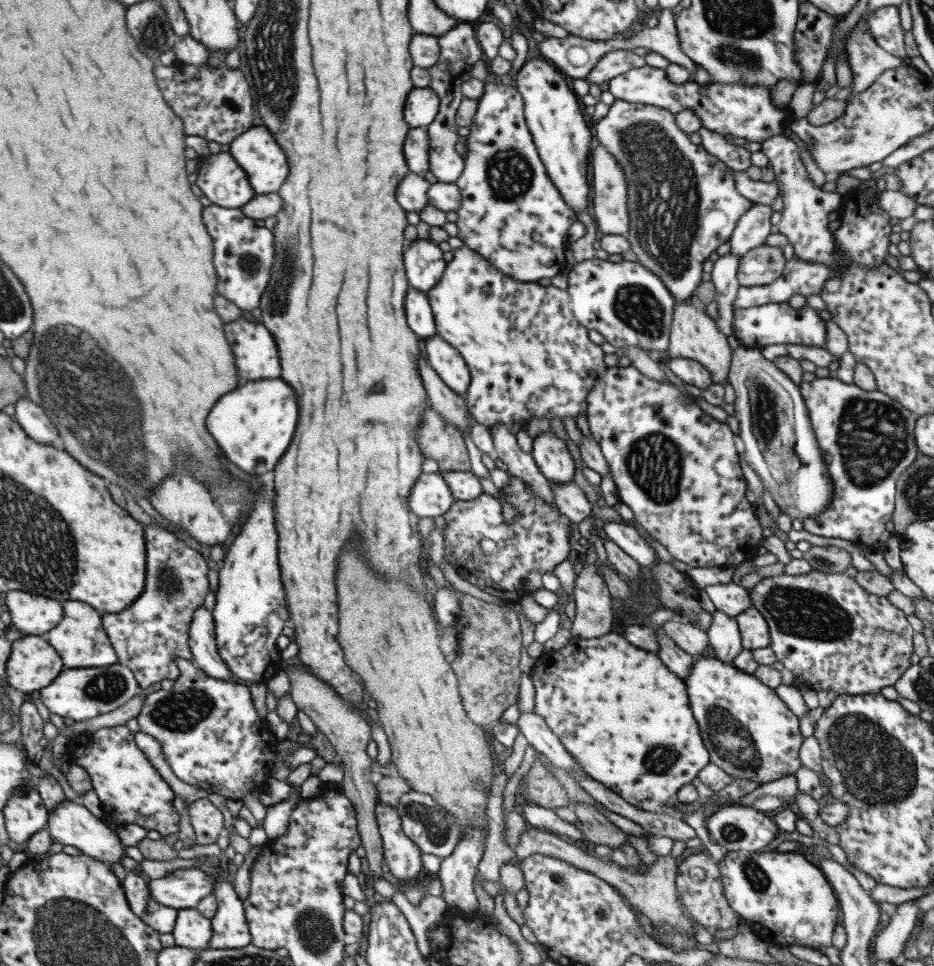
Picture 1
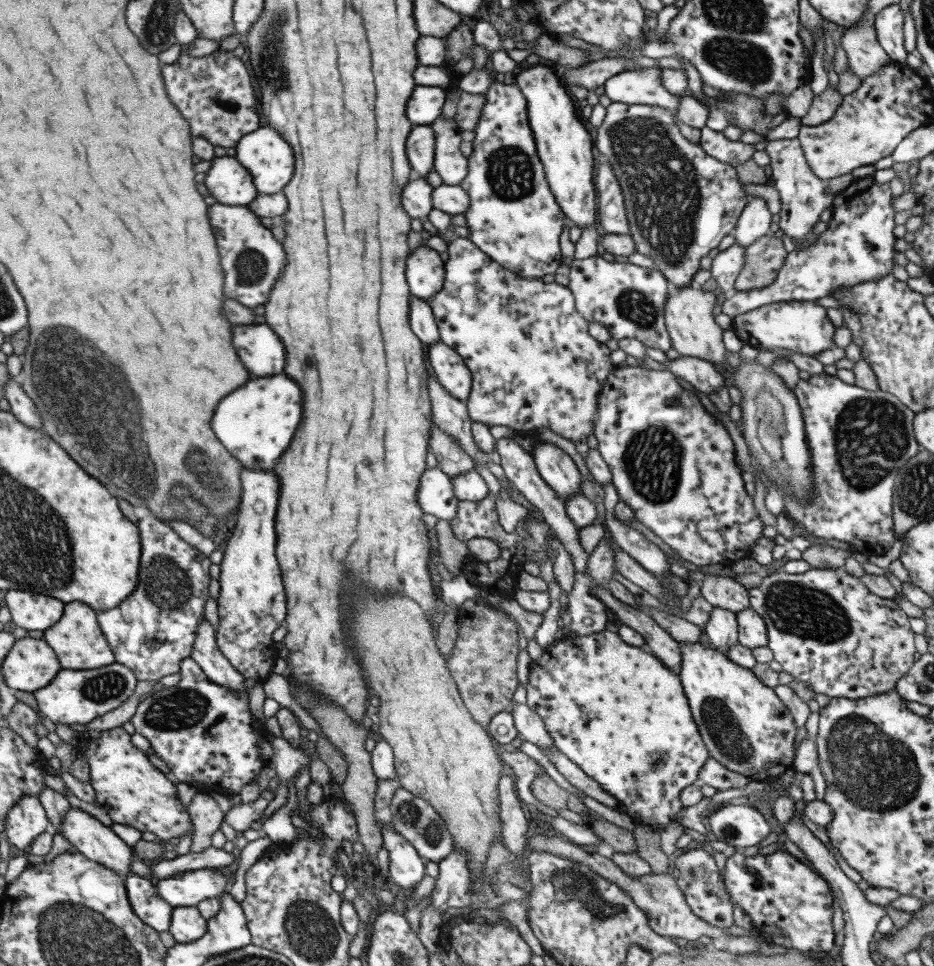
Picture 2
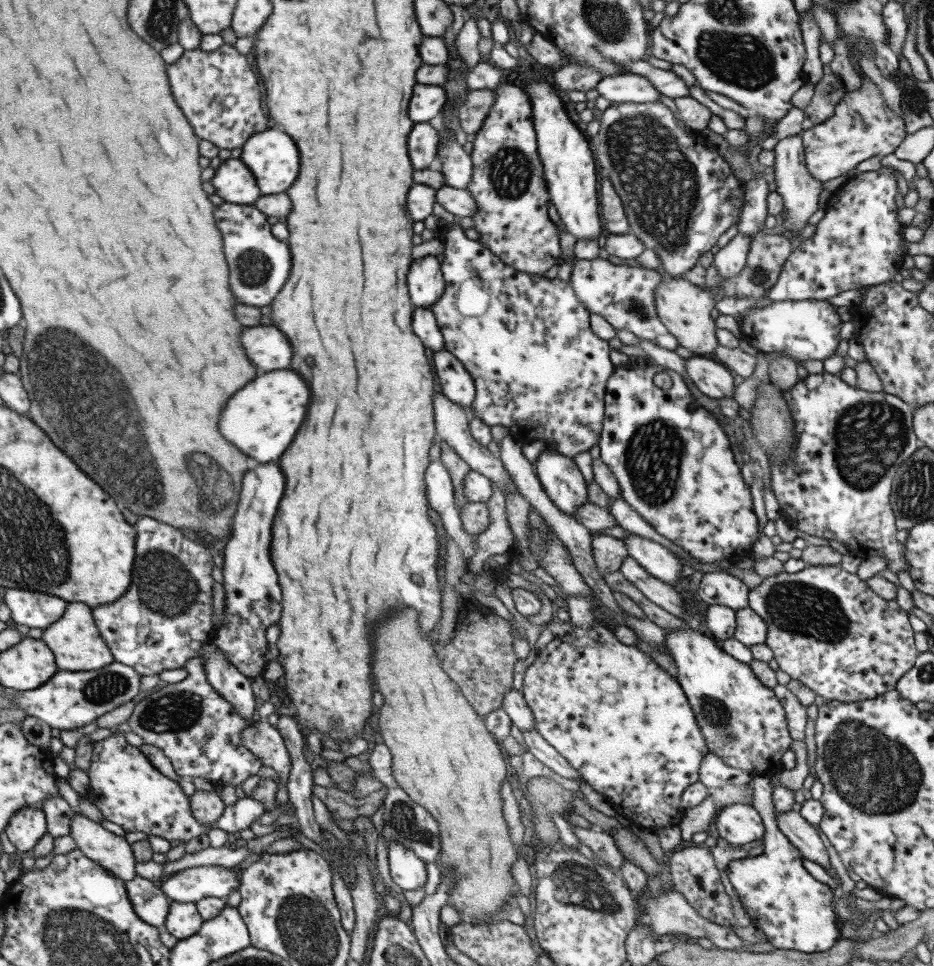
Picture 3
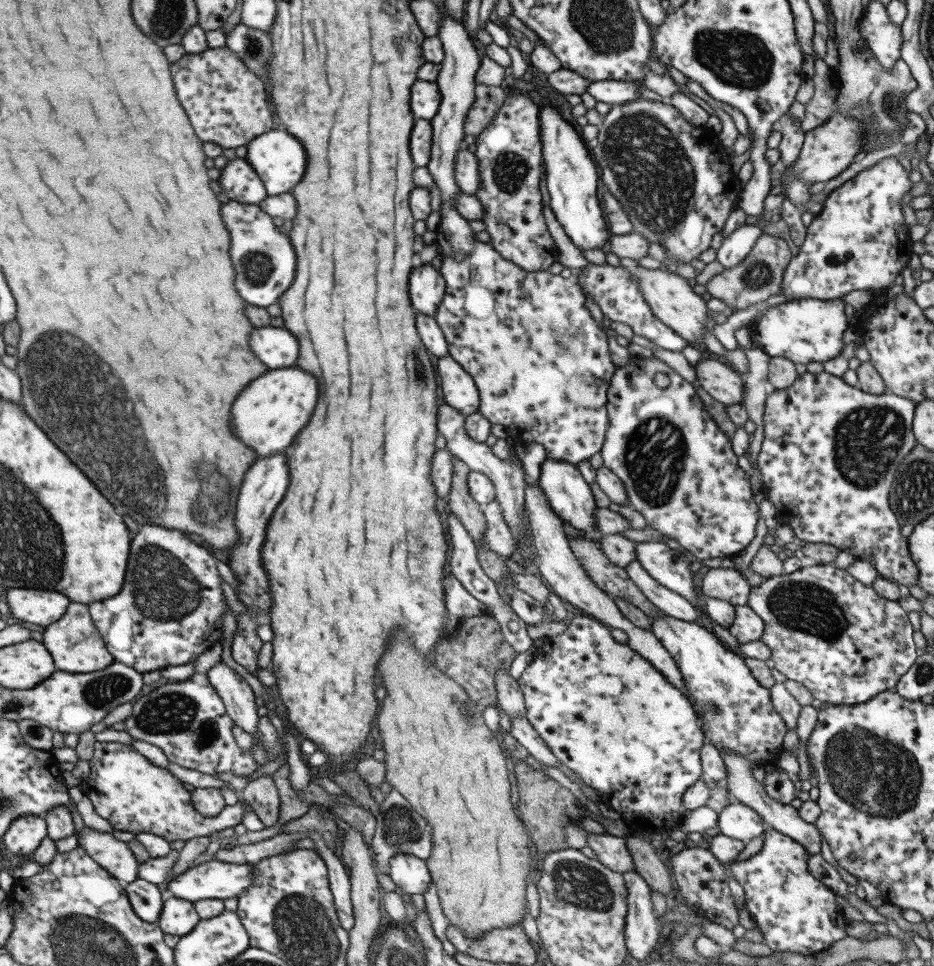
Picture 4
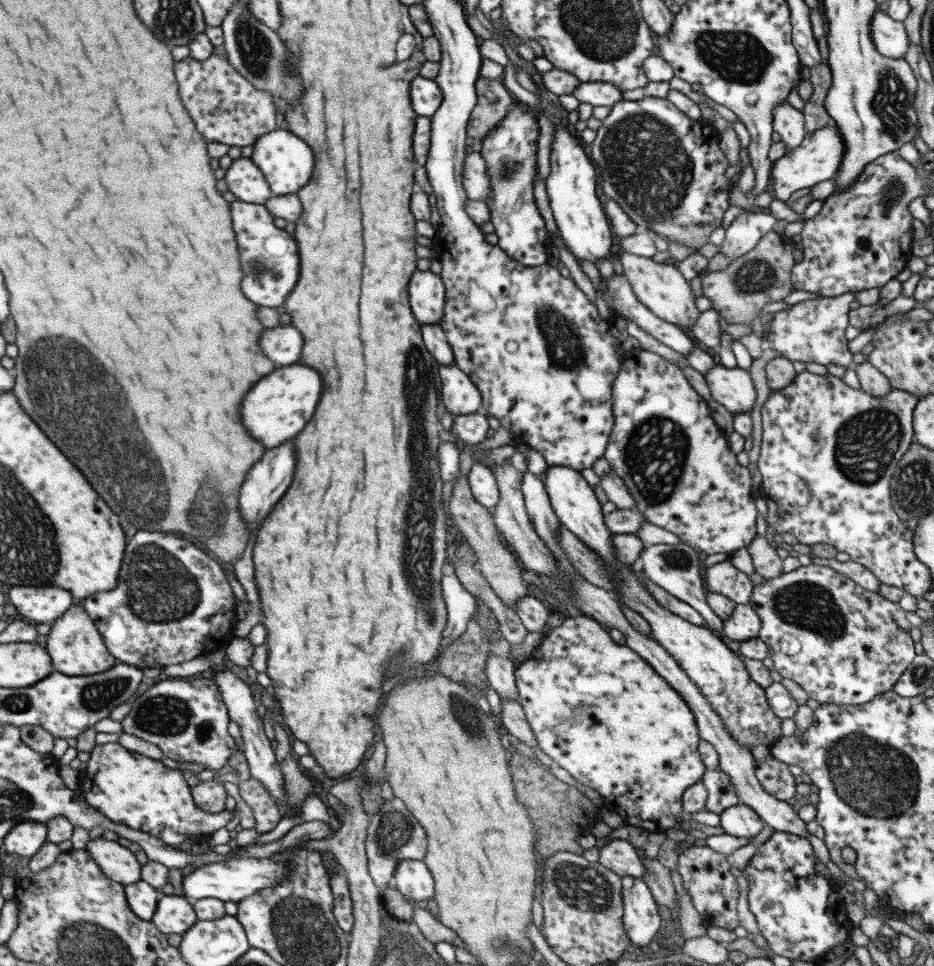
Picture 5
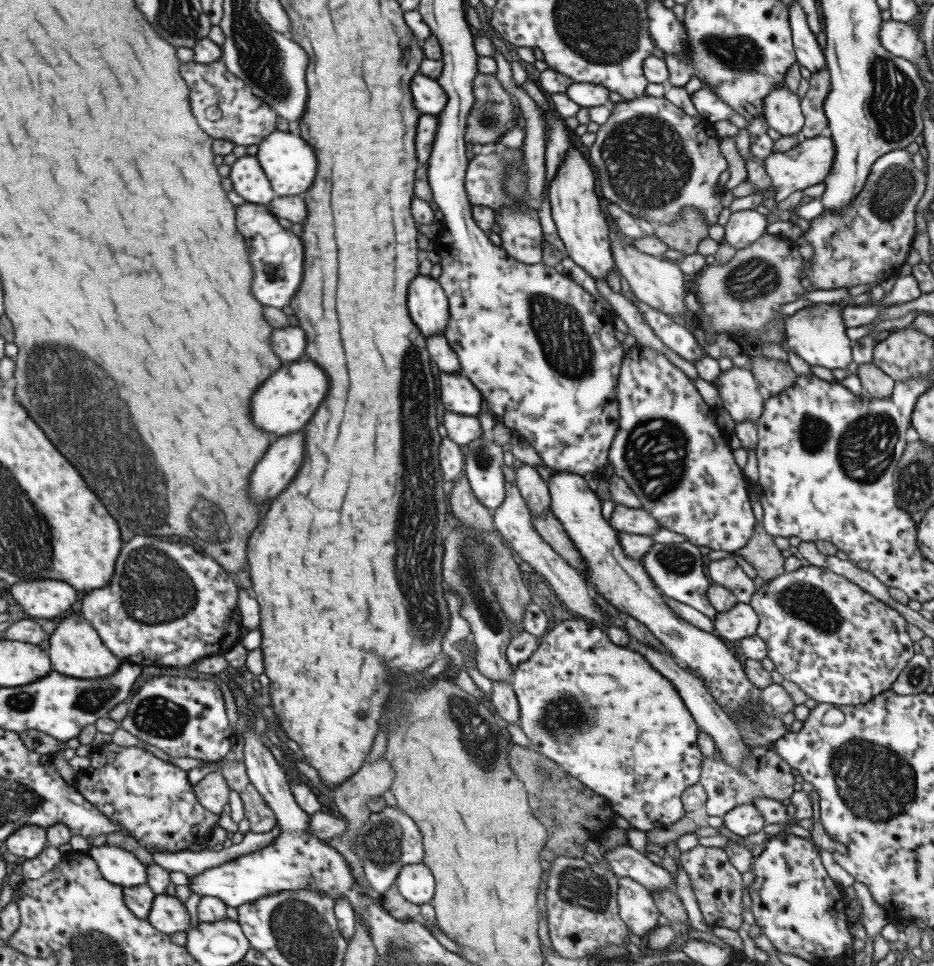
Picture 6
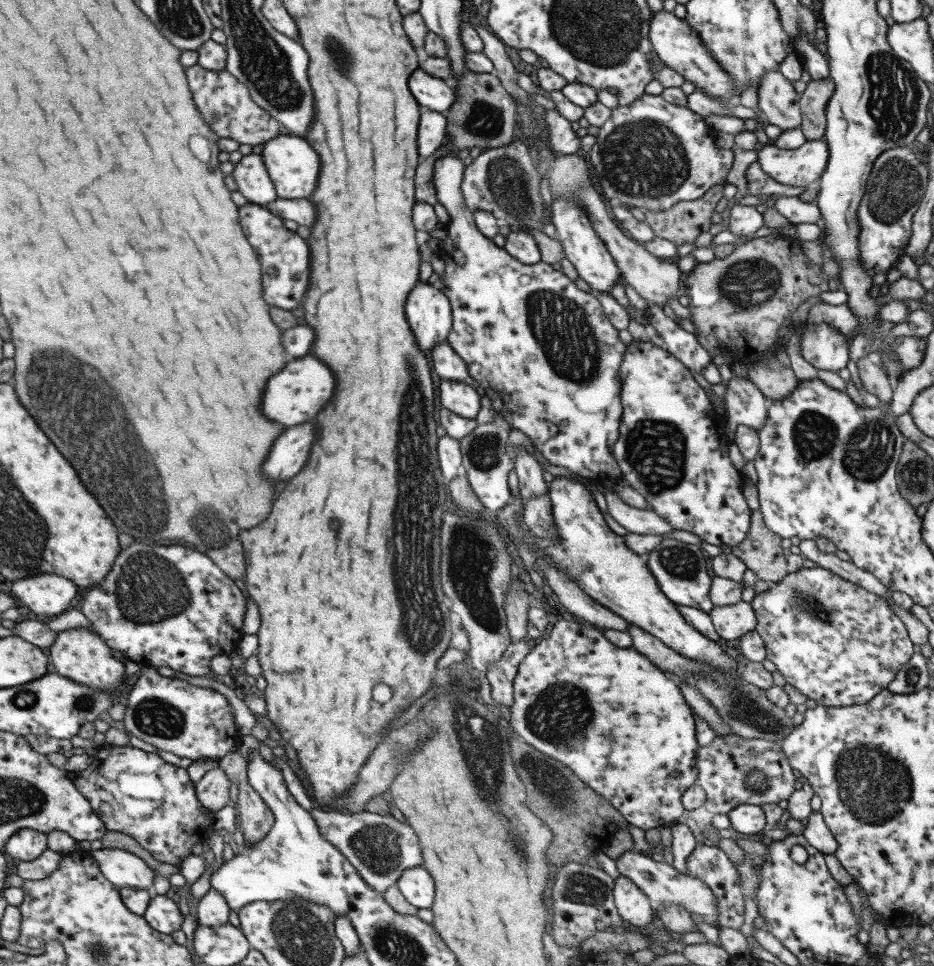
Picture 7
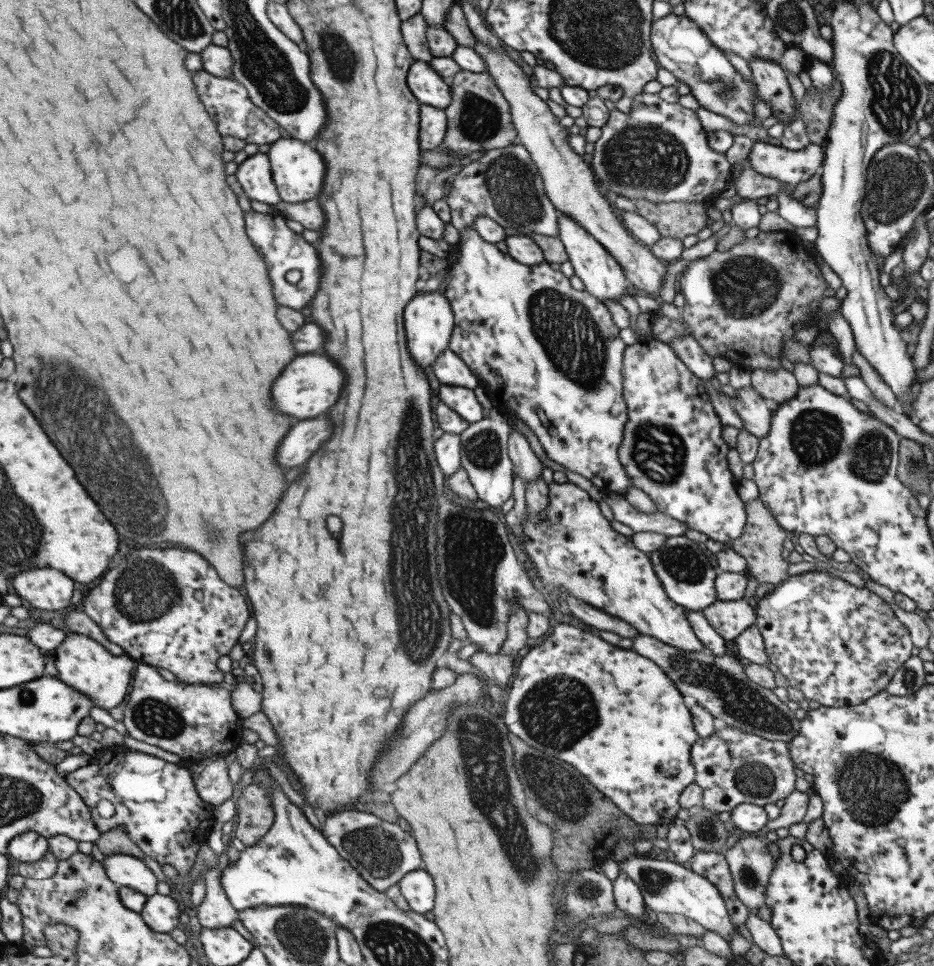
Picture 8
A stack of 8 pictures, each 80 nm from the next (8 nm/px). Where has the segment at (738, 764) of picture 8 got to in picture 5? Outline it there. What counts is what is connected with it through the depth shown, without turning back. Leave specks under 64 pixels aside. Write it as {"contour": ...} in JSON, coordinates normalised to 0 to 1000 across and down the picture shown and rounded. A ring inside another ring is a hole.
{"contour":[[[828,784],[815,788],[807,787],[807,802],[816,817],[832,828],[842,829],[849,825],[851,807],[839,789]],[[771,796],[756,797],[749,811],[756,818],[754,836],[760,842],[770,843],[773,839],[787,834],[790,826],[782,805]]]}

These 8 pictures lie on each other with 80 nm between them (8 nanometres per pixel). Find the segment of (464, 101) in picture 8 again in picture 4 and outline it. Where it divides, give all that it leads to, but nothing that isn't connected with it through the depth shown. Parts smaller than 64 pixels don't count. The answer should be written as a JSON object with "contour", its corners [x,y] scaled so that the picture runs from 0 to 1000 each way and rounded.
{"contour":[[[510,87],[505,109],[496,125],[497,139],[510,142],[526,126],[541,98],[542,93],[535,89]]]}

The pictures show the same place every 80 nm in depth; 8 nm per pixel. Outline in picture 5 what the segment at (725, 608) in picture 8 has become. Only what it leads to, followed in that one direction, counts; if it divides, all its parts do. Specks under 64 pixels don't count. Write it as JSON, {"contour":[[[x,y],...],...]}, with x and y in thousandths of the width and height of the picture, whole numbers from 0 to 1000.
{"contour":[[[788,625],[783,638],[773,645],[775,658],[791,666],[810,659],[814,651],[813,639],[801,625]]]}

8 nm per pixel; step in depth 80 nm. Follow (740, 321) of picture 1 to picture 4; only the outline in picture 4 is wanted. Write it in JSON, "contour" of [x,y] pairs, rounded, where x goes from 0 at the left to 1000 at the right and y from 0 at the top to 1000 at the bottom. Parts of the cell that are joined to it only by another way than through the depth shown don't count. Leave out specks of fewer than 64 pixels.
{"contour":[[[872,308],[847,310],[821,318],[807,336],[800,339],[807,358],[822,365],[824,370],[844,371],[849,377],[863,378],[866,375],[881,377],[894,371],[904,359],[900,347],[908,335],[905,333],[900,308],[873,311]]]}

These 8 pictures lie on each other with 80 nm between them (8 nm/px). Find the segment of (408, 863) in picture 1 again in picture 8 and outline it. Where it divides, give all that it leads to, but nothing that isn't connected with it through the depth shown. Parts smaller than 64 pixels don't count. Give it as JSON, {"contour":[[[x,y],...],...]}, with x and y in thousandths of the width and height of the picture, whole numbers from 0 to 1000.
{"contour":[[[453,900],[434,905],[425,913],[429,928],[434,931],[438,942],[453,947],[460,944],[465,936],[465,916],[461,907]]]}

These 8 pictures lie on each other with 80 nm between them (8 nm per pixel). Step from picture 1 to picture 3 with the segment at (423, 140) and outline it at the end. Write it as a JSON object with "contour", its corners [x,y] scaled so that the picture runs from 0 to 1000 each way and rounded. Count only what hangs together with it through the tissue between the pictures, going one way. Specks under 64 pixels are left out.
{"contour":[[[444,126],[435,141],[435,154],[443,176],[465,172],[470,139],[457,126]]]}

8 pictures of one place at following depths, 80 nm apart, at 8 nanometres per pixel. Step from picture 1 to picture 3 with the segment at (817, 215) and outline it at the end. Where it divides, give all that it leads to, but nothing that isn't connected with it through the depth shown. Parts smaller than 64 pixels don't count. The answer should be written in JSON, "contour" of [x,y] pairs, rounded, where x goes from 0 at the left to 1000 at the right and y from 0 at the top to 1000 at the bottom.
{"contour":[[[855,139],[833,145],[827,156],[830,165],[828,170],[830,198],[836,203],[839,216],[839,226],[834,224],[833,228],[839,230],[839,236],[844,239],[858,238],[866,228],[866,224],[876,216],[875,205],[880,197],[879,189],[862,176],[860,150]]]}

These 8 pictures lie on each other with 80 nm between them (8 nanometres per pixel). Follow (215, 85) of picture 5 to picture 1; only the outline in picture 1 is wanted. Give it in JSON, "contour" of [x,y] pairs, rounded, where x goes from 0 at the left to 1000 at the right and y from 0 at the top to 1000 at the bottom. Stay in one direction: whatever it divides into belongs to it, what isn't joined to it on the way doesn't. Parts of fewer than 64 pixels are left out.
{"contour":[[[191,63],[182,68],[166,68],[164,70],[170,95],[175,97],[175,104],[181,108],[181,112],[187,116],[187,120],[196,126],[196,139],[200,141],[213,141],[236,149],[245,149],[248,143],[255,142],[261,135],[271,130],[271,106],[267,96],[267,87],[256,71],[243,71],[240,65],[234,69],[224,69],[221,64],[209,68]]]}

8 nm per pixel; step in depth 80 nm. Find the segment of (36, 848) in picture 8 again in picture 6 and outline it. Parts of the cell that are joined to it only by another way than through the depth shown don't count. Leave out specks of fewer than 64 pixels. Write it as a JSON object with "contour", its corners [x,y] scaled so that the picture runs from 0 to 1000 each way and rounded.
{"contour":[[[25,854],[5,867],[6,880],[20,891],[37,888],[49,876],[49,858],[37,854]]]}

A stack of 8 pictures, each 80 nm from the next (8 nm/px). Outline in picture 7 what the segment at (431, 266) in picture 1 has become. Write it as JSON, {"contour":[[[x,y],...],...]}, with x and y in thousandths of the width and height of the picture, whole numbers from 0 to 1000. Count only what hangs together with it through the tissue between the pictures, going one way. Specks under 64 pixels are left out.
{"contour":[[[446,291],[435,306],[433,326],[445,350],[445,358],[457,370],[465,356],[476,353],[483,340],[483,320],[468,295]]]}

